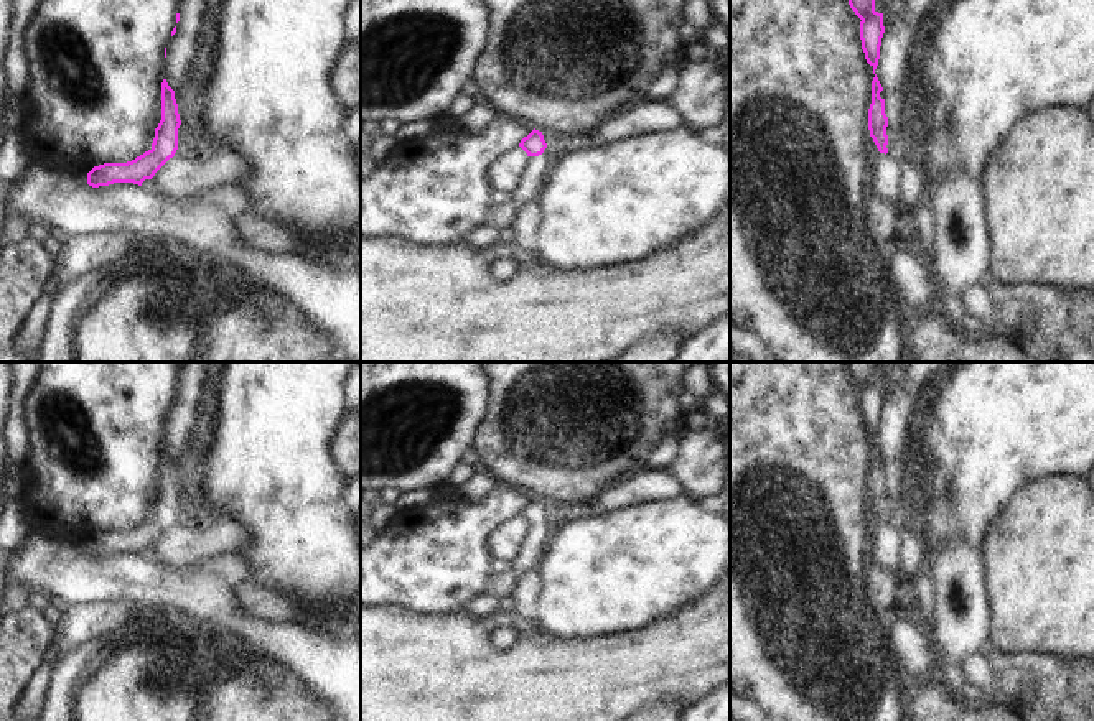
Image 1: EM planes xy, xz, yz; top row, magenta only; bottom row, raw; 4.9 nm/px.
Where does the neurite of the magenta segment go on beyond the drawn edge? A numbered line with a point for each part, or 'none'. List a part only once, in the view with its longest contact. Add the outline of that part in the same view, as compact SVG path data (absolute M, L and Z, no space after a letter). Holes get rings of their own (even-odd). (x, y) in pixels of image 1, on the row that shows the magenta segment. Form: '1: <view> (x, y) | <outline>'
1: yz (900, 142) | M886 127L888 135L888 153L896 160L905 160L909 155L913 145L913 135L908 130L893 130Z

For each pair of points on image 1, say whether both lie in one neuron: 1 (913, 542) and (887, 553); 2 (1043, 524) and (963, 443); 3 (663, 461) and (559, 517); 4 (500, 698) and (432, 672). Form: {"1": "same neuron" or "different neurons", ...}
{"1": "different neurons", "2": "different neurons", "3": "different neurons", "4": "same neuron"}

